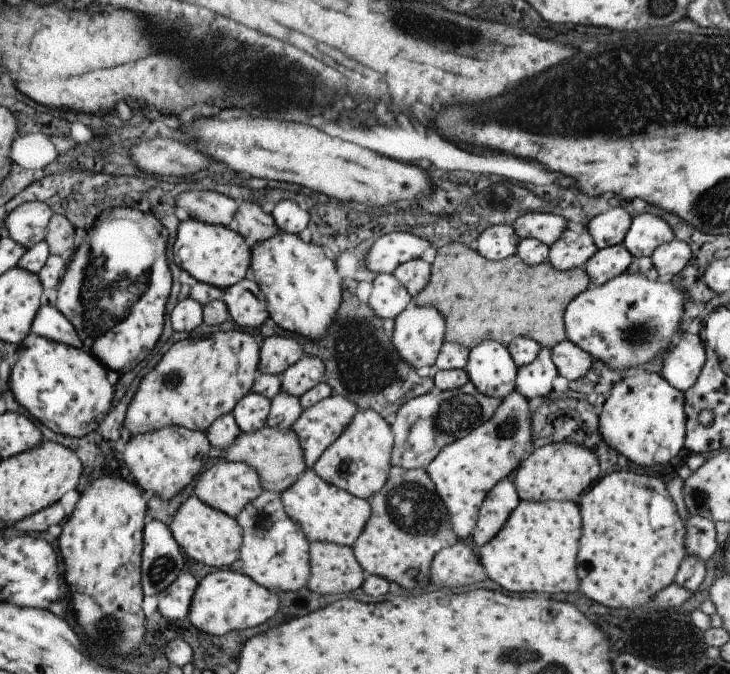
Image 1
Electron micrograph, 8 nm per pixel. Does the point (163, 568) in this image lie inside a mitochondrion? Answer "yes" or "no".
yes

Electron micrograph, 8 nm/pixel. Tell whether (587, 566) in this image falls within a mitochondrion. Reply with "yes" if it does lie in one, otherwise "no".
no

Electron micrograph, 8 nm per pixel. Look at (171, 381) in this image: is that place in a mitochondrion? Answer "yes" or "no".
yes

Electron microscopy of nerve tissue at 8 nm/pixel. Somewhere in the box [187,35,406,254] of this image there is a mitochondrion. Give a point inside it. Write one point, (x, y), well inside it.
(281, 101)

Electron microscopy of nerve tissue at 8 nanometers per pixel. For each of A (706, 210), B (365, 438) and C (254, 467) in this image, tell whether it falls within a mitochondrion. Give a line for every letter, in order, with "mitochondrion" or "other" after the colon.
A: mitochondrion
B: other
C: other

